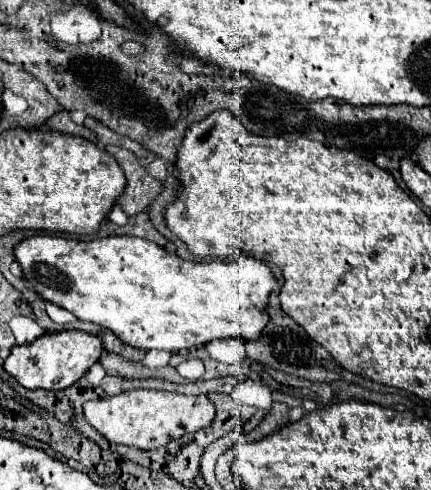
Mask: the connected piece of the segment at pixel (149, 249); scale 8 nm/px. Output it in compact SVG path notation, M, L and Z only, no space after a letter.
M31 236L15 246L15 258L23 268L25 282L29 282L41 298L69 310L79 320L111 330L121 342L143 350L179 352L201 348L221 338L255 340L269 322L269 294L277 284L269 266L251 256L229 262L191 262L167 252L159 244L131 236L107 236L89 242L59 236Z

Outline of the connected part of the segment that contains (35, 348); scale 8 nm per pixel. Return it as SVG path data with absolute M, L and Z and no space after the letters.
M65 330L65 332L47 332L31 344L13 346L11 354L5 360L5 370L29 390L65 390L73 386L101 356L103 346L101 338L87 332Z

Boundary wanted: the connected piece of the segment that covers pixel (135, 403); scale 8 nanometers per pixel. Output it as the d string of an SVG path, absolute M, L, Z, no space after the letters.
M129 390L111 398L83 404L87 422L109 442L153 450L185 434L207 428L215 418L215 406L207 396L183 396L159 390Z

